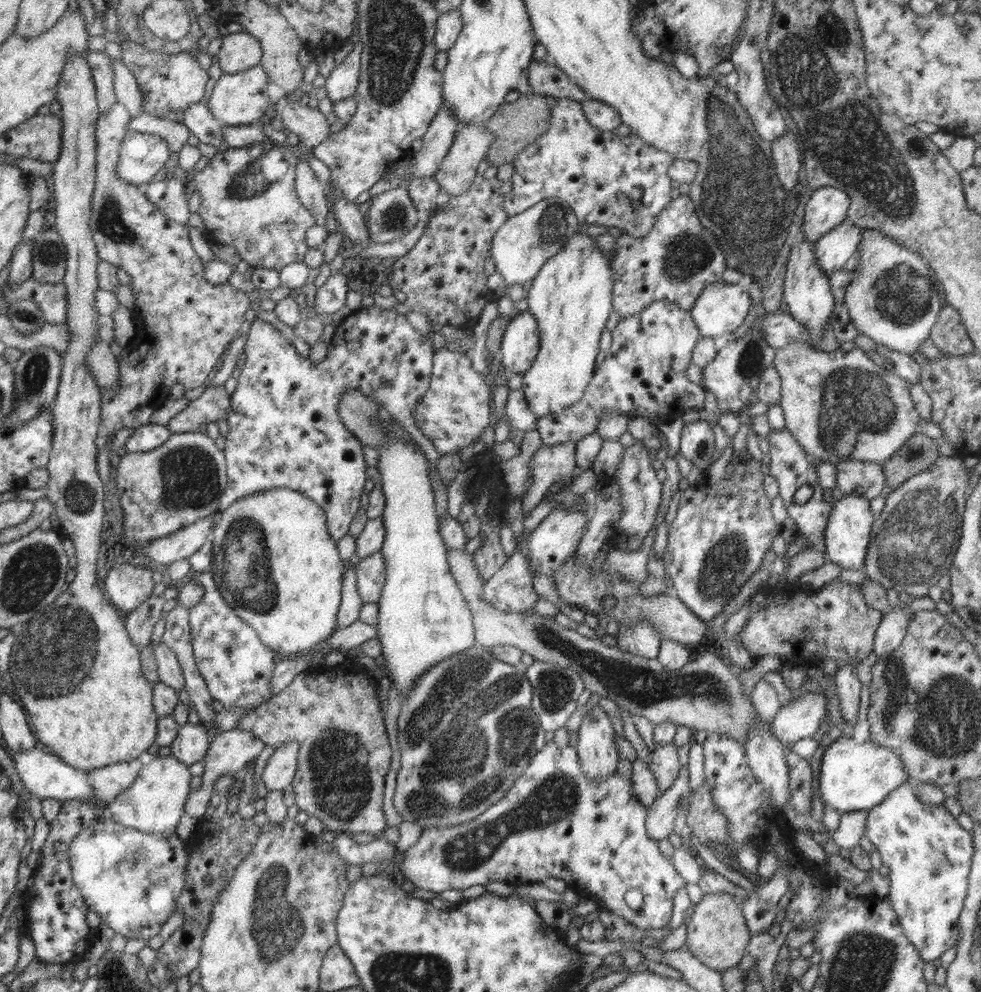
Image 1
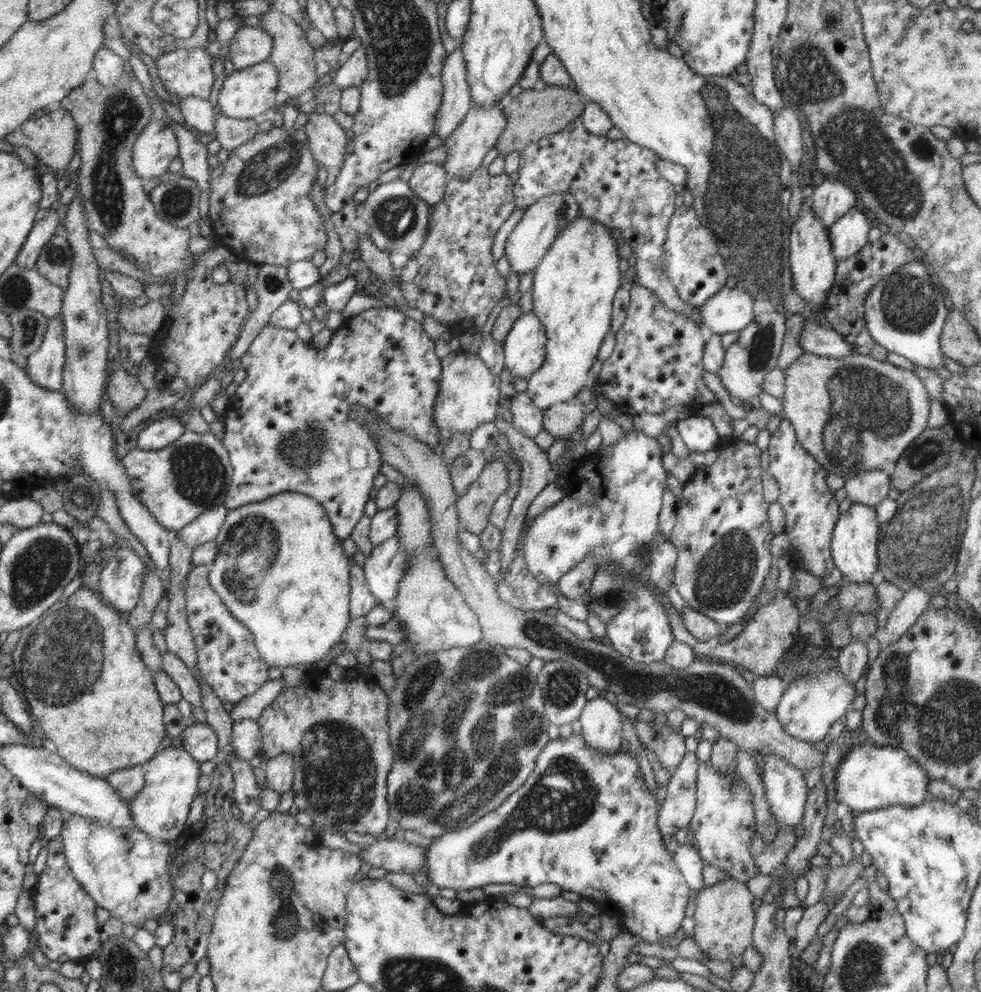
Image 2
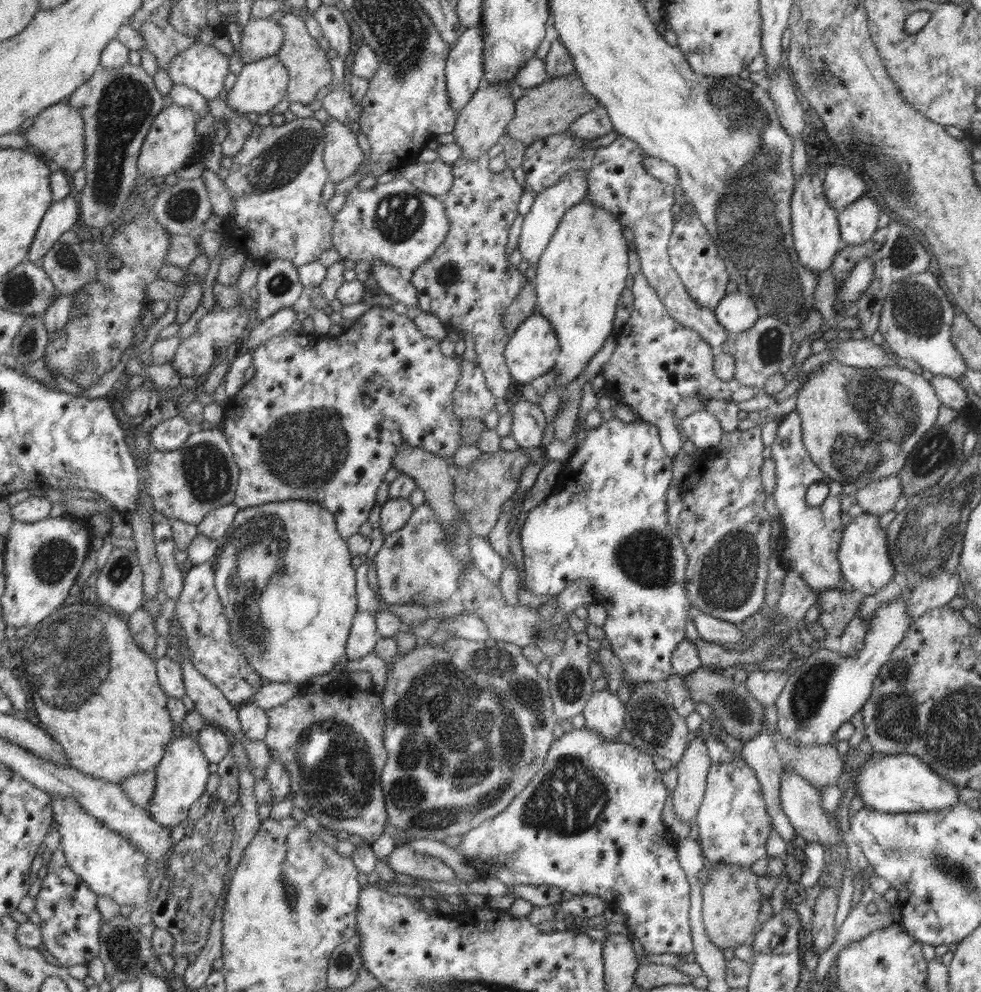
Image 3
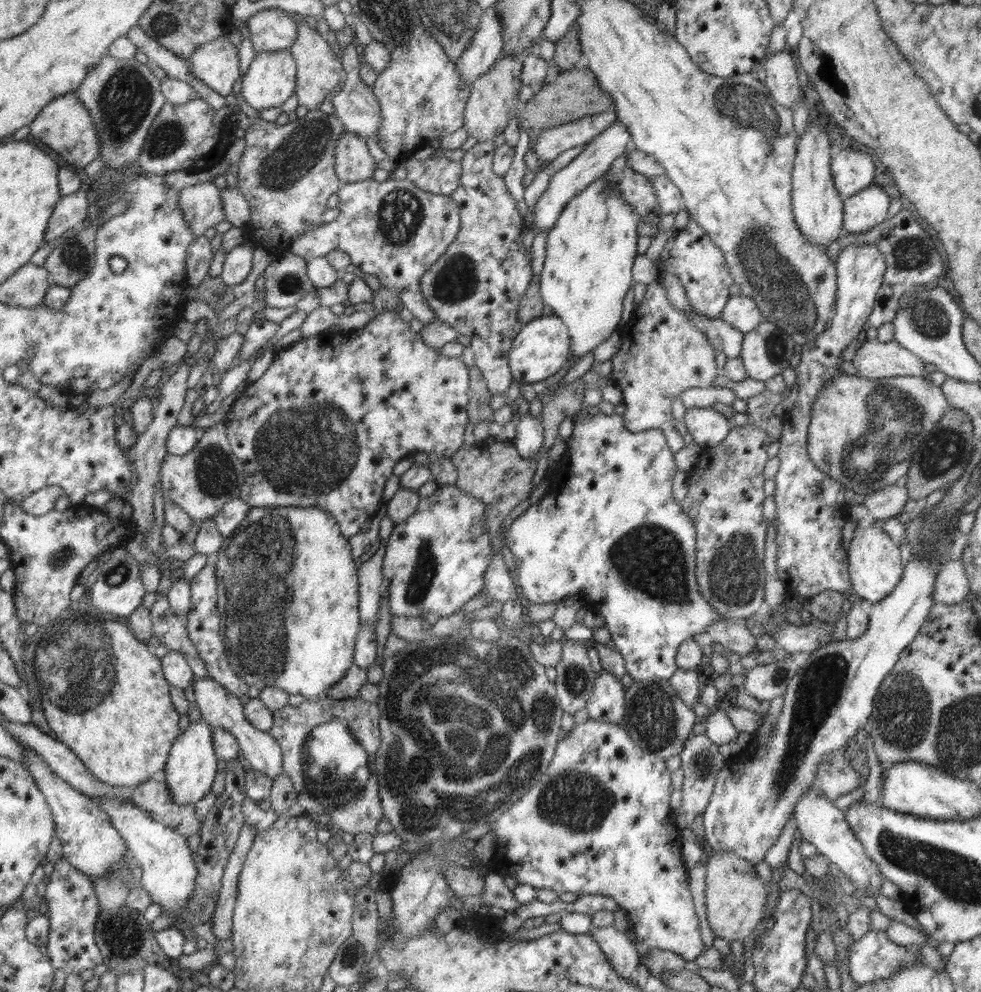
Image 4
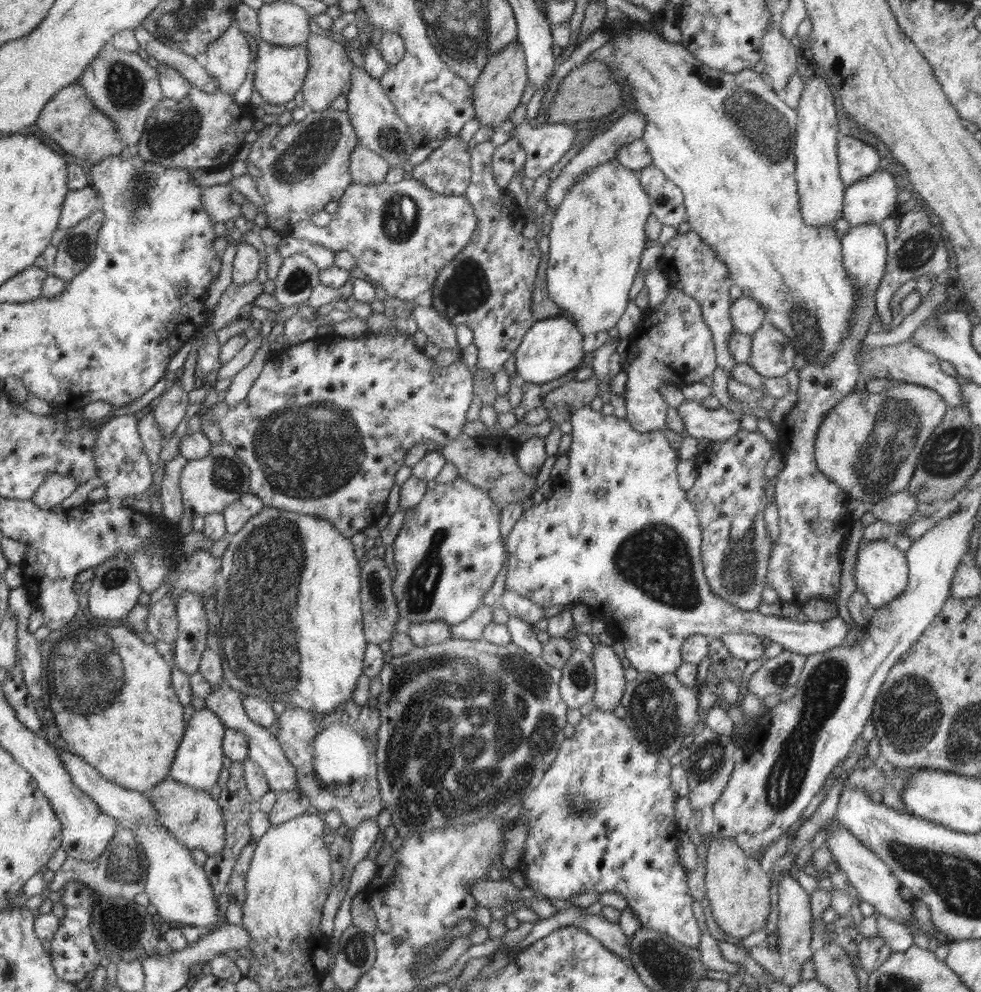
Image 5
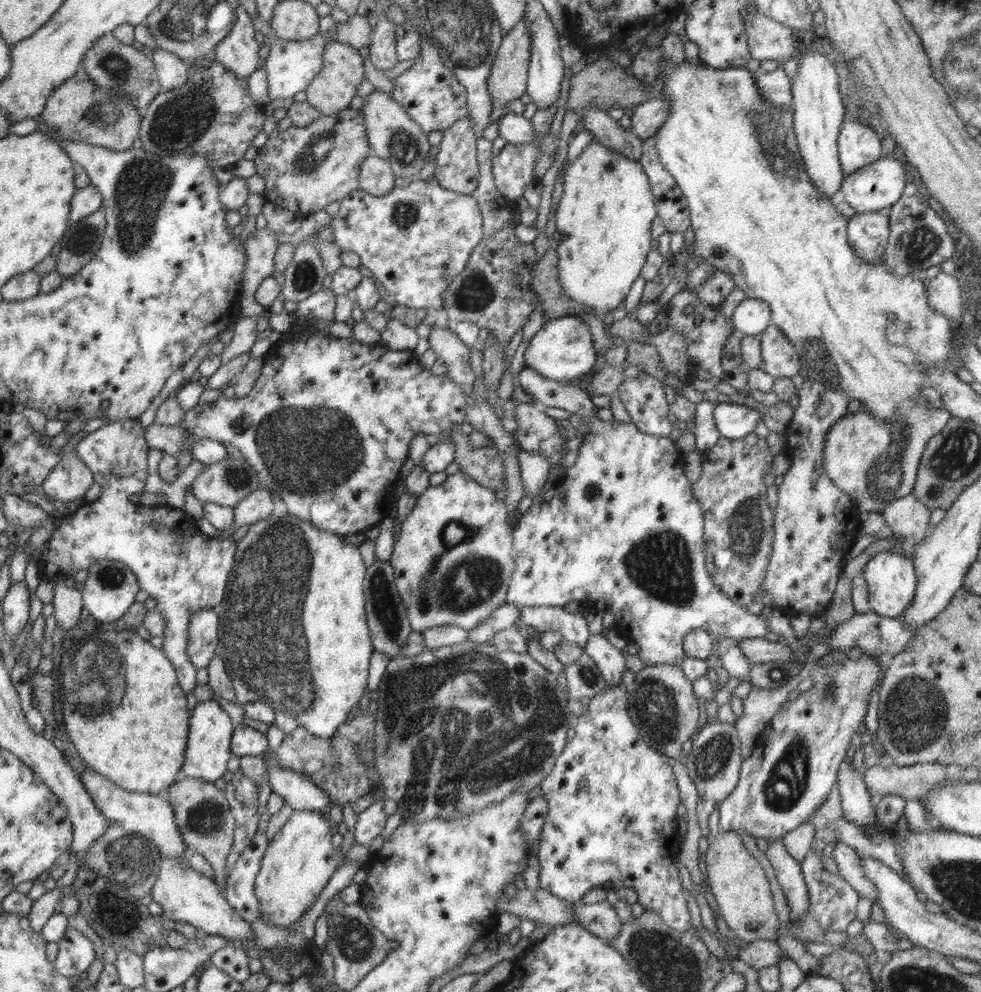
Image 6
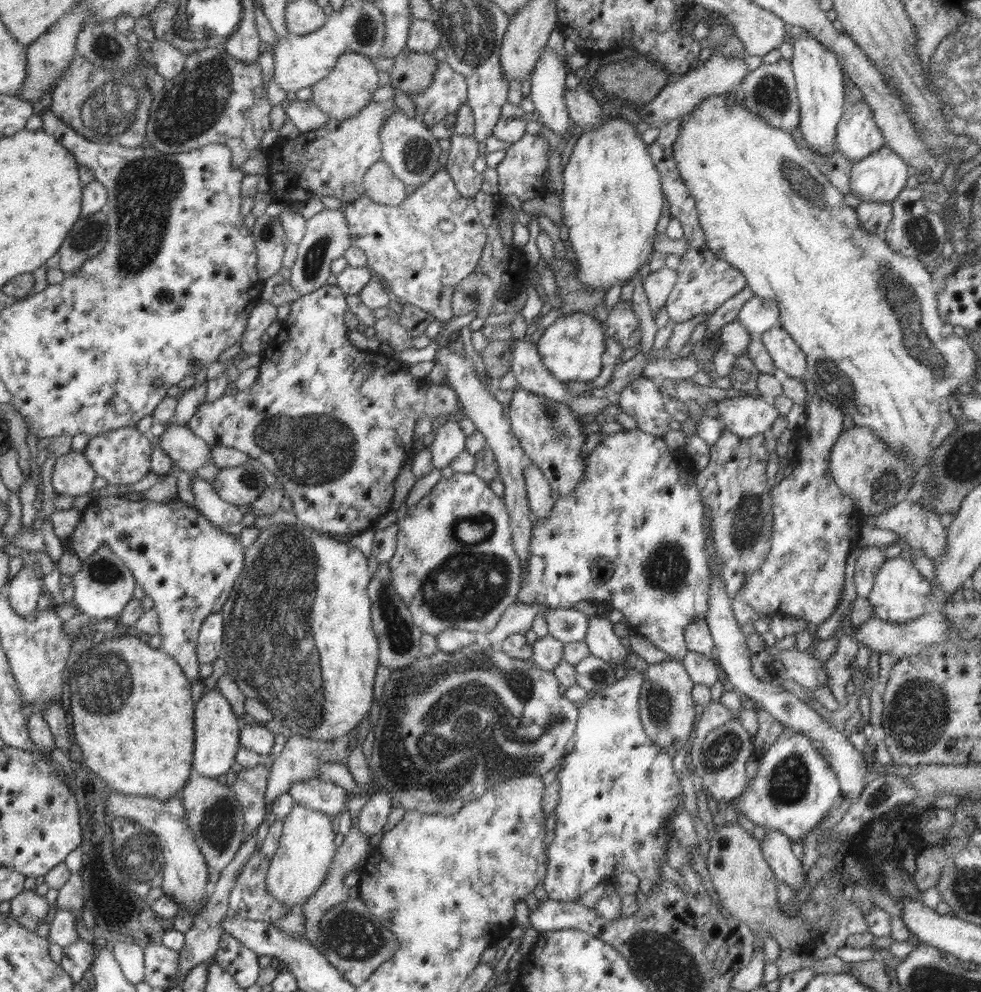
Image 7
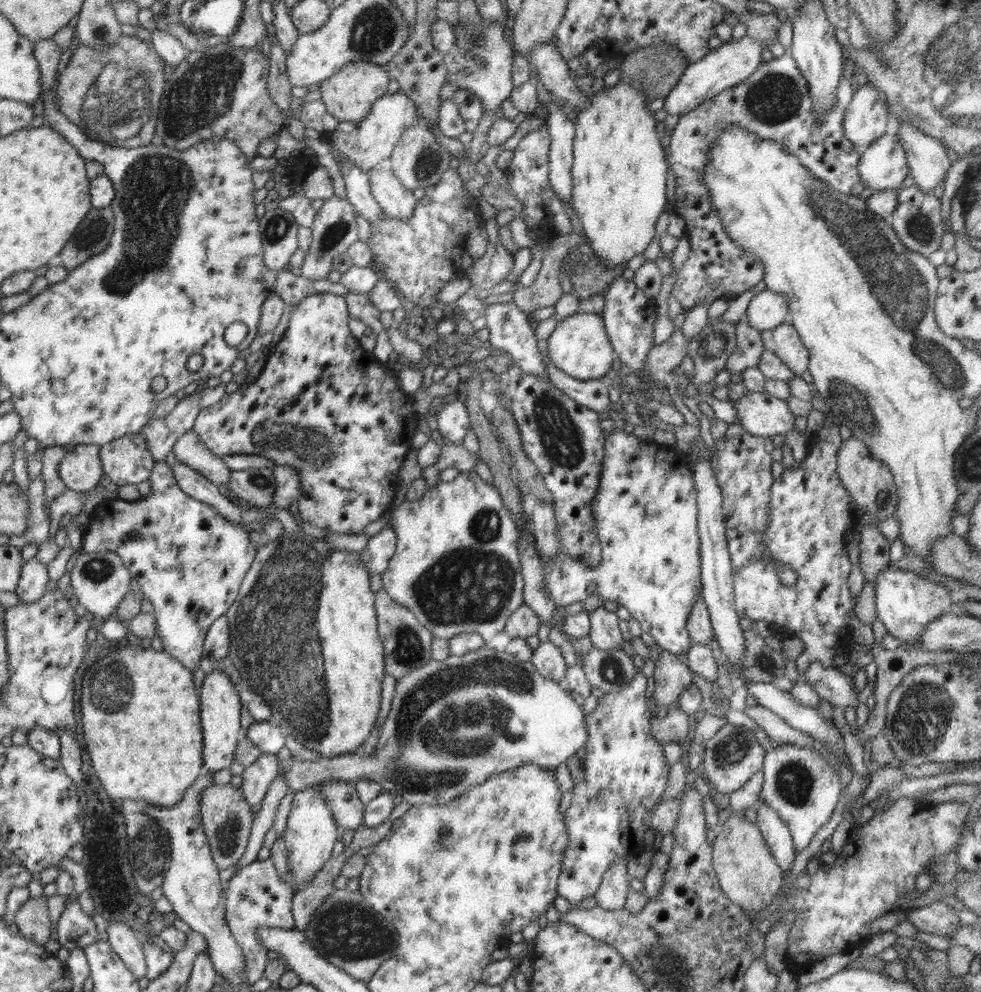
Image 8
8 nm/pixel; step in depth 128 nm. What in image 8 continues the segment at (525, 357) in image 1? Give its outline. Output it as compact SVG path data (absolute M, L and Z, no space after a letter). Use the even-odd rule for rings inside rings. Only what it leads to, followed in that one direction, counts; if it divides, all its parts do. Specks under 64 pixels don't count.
M578 312L559 322L548 338L549 356L558 369L578 380L598 379L612 368L617 355L606 334L601 315Z

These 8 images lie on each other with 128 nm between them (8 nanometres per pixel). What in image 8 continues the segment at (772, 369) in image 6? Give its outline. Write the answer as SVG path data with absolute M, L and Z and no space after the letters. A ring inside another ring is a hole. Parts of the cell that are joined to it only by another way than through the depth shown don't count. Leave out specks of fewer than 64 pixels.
M790 318L772 330L763 330L759 333L765 349L786 363L796 377L802 376L802 373L808 370L810 354L807 352L806 345L800 340L798 331L794 329Z

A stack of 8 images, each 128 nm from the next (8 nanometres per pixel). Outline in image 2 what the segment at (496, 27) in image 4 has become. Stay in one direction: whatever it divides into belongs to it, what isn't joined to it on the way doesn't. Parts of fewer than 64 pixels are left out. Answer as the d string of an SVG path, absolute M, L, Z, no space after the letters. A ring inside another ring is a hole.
M462 40L458 47L446 57L441 74L443 102L439 107L433 135L445 142L473 106L471 89L468 85L466 59L462 57Z

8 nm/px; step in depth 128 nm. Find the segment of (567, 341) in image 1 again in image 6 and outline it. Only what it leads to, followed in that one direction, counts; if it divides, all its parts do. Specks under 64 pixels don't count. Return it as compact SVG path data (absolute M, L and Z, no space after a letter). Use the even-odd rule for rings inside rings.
M593 139L568 165L557 204L556 230L564 236L555 251L562 291L588 307L588 312L612 314L640 276L652 248L650 228L656 216L654 195L642 165Z

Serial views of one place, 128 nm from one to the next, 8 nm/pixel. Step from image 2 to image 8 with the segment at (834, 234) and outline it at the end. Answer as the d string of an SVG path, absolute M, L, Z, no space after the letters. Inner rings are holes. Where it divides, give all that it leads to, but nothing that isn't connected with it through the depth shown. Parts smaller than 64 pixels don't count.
M884 134L862 150L858 164L860 179L874 192L898 190L909 174L906 159L897 134Z

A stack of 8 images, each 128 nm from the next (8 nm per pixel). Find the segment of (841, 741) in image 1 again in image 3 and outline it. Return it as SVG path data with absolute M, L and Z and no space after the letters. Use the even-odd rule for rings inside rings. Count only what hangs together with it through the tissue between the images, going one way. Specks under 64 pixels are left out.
M884 754L877 761L872 756L856 773L856 791L865 807L883 813L946 810L960 803L960 791L954 782L942 778L917 756L910 754Z

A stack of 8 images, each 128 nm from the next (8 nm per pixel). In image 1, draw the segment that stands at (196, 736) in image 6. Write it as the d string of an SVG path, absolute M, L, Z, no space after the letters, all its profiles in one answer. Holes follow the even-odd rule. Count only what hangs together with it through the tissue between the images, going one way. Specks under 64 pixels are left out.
M157 754L147 765L143 765L130 788L120 792L115 800L107 804L108 817L124 826L152 835L176 835L176 826L184 816L184 804L190 789L192 772L186 763L172 755Z

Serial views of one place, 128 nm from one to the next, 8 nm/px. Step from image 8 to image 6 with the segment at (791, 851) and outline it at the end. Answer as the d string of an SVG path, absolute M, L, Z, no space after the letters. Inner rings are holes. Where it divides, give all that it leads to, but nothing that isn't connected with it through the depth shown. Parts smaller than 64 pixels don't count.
M782 838L768 840L768 849L765 852L766 858L774 868L776 878L787 899L787 906L790 906L790 921L792 923L800 922L800 917L808 912L808 891L807 884L802 875L800 863L792 858L792 855L786 851Z

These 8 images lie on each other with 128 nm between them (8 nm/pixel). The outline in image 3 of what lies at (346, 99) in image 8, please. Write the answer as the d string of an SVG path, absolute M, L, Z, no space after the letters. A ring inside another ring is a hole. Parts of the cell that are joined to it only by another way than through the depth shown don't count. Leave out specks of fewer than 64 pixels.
M296 13L285 14L278 20L278 23L284 27L284 35L286 35L286 40L282 42L282 48L276 54L278 59L286 65L290 76L286 100L290 103L312 103L320 98L327 89L330 89L333 80L333 70L326 55L327 52L321 49L318 41L308 33L304 19Z

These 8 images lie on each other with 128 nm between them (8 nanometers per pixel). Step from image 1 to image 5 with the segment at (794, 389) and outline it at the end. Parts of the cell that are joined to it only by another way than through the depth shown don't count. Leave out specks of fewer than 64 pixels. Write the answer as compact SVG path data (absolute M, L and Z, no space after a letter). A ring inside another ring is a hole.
M910 382L891 383L888 389L880 393L861 393L854 390L852 394L842 398L836 408L830 408L830 412L826 412L826 418L822 420L816 434L814 452L818 470L847 492L850 499L868 504L876 504L886 496L907 488L926 440L950 408L942 396L931 388Z

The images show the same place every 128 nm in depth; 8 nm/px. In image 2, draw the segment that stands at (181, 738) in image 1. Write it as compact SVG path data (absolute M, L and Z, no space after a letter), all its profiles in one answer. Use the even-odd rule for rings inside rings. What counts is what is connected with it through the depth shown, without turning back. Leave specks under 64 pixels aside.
M206 723L186 726L183 731L182 749L186 749L199 763L216 759L219 752L218 735Z

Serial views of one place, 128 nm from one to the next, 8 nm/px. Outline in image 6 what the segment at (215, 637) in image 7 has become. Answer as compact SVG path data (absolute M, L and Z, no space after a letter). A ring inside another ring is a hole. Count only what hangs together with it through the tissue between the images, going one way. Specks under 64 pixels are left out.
M206 609L196 612L189 623L188 659L196 670L206 668L210 660L221 652L219 612Z

